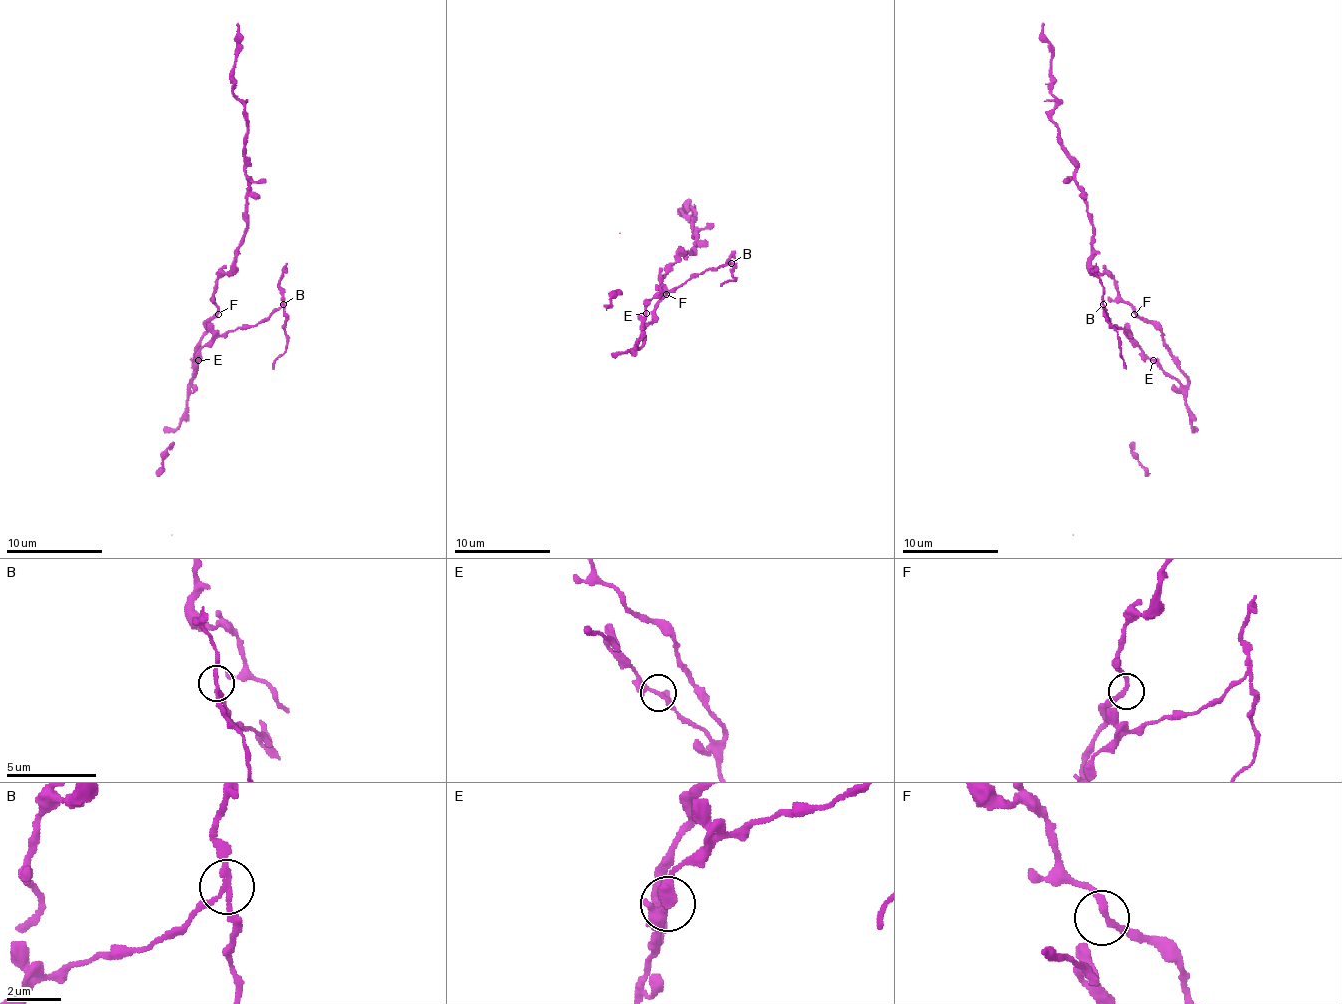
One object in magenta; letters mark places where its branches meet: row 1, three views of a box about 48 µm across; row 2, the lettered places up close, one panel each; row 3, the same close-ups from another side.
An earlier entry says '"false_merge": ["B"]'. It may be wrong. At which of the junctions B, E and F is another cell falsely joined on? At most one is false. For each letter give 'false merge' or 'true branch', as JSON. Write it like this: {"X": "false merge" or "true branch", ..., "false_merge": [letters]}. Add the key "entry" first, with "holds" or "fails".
{"entry": "holds", "B": "false merge", "E": "true branch", "F": "true branch", "false_merge": ["B"]}

